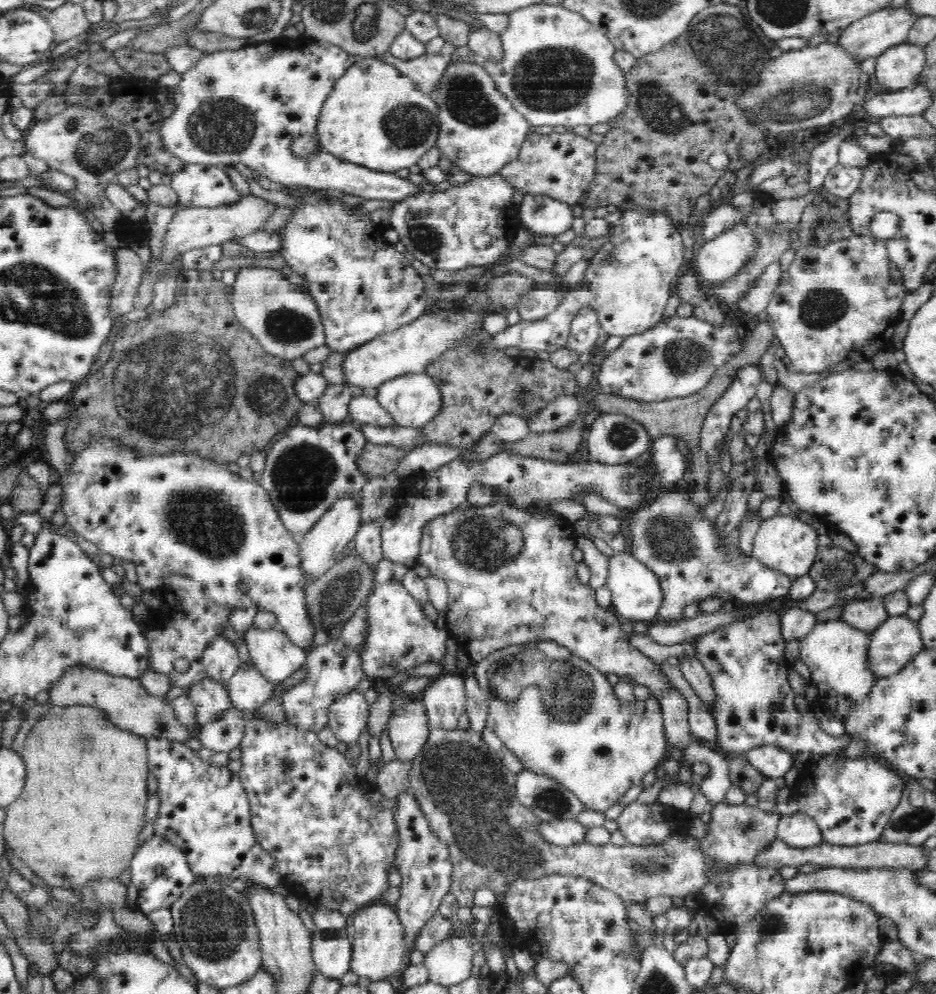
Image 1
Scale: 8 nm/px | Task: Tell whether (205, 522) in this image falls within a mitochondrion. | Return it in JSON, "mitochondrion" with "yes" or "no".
{"mitochondrion":"yes"}

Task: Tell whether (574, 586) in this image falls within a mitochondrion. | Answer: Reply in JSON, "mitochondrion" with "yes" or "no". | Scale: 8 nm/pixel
{"mitochondrion":"no"}

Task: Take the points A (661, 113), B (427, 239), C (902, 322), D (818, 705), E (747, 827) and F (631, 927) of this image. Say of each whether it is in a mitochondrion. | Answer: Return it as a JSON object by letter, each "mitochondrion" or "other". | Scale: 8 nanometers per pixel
{"A":"mitochondrion","B":"mitochondrion","C":"other","D":"other","E":"mitochondrion","F":"other"}

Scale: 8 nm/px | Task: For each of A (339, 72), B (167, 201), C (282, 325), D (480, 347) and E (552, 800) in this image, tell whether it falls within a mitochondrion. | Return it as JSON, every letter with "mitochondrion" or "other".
{"A":"other","B":"other","C":"mitochondrion","D":"other","E":"mitochondrion"}

